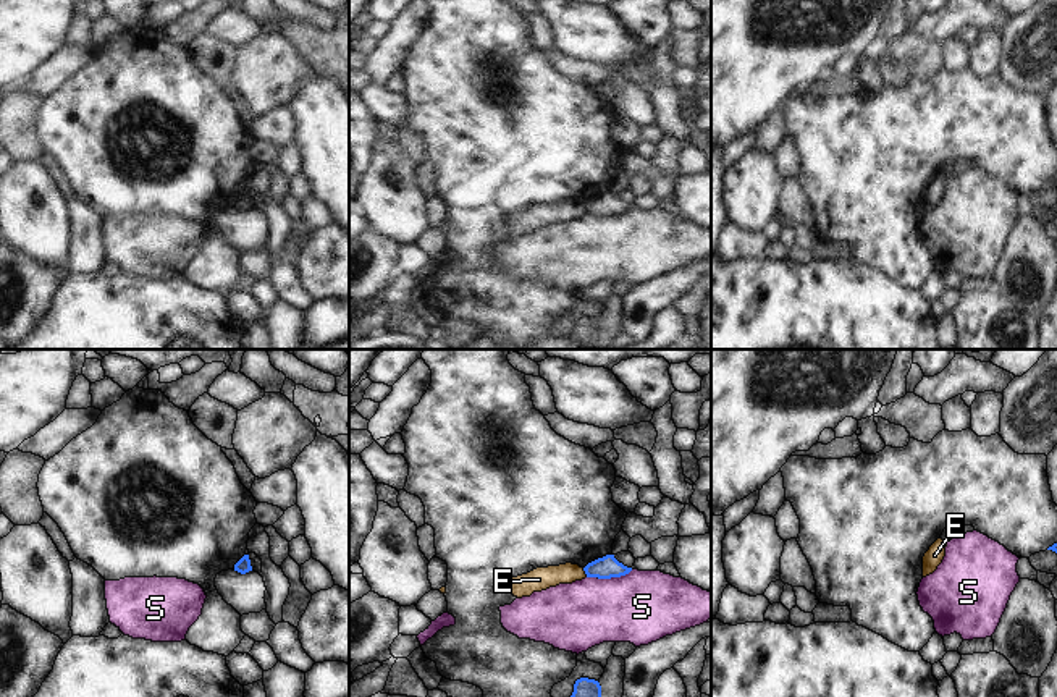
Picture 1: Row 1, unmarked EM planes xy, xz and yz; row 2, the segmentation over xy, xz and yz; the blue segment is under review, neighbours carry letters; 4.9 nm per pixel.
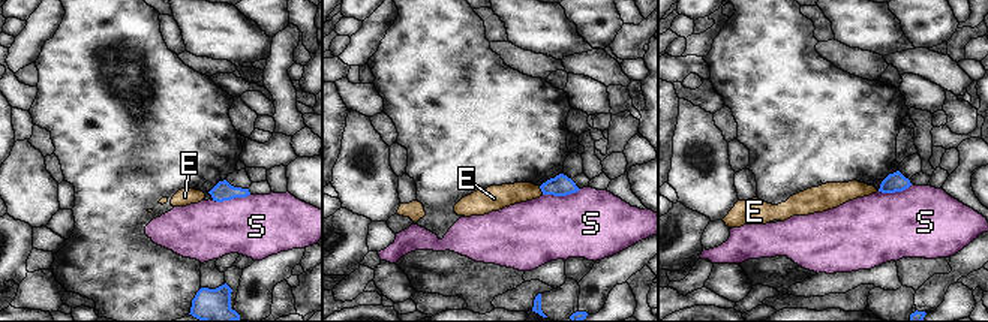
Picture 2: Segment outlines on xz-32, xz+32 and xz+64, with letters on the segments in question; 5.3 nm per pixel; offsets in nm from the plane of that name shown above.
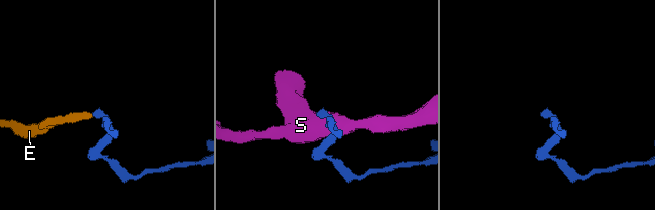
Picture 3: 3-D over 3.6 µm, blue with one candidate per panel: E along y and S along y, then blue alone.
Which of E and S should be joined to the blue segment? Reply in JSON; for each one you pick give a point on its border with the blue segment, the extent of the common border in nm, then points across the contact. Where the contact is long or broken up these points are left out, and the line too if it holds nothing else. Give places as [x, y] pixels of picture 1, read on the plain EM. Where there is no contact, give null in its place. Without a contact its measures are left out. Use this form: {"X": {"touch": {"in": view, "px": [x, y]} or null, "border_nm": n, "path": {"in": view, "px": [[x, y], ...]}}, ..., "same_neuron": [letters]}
{"same_neuron": []}

